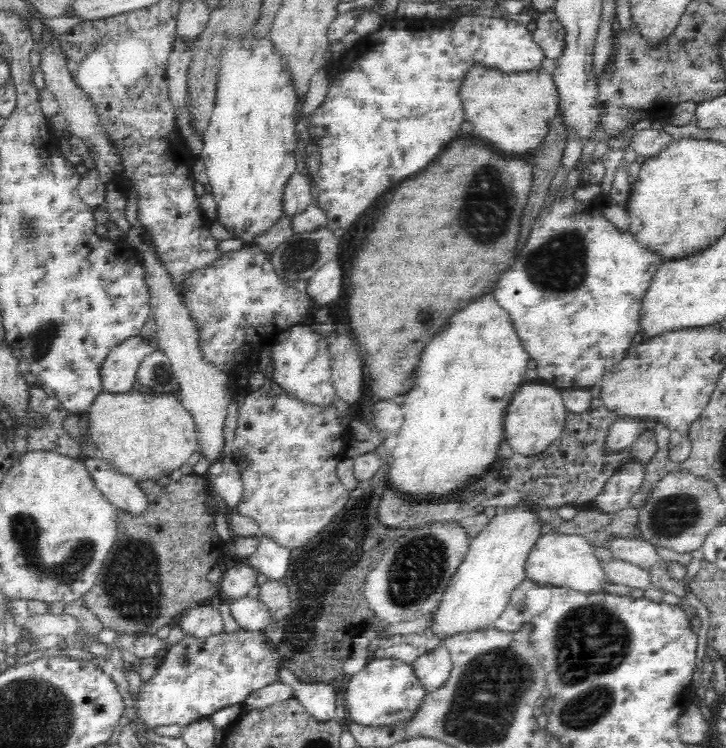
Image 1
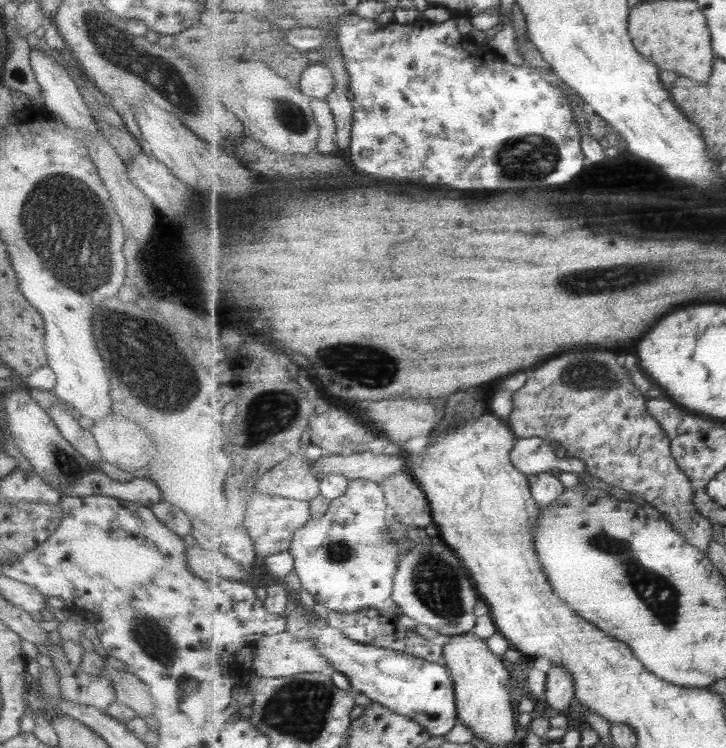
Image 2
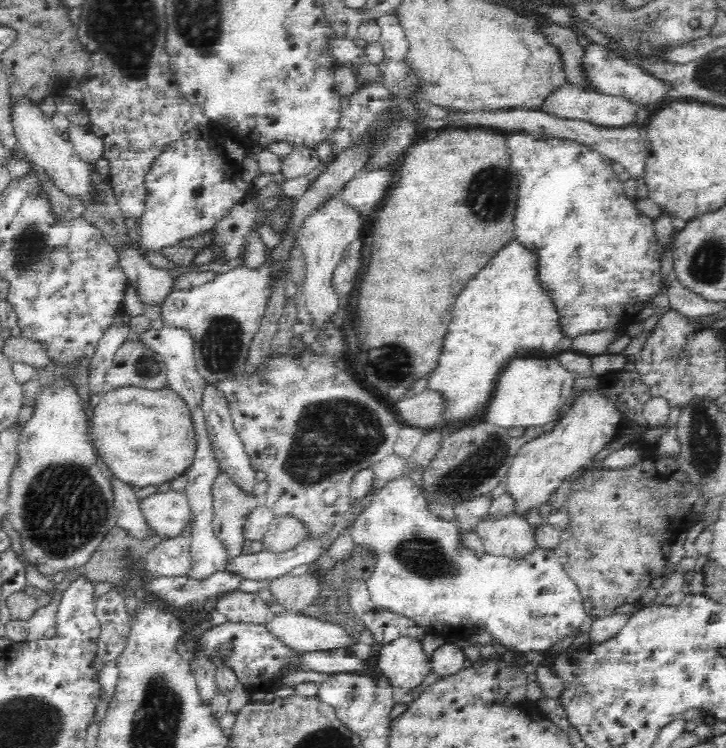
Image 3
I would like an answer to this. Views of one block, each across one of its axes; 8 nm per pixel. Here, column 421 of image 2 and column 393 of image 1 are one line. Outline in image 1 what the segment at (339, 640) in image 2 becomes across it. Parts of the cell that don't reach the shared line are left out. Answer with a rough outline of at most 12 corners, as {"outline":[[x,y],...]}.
{"outline":[[372,658],[343,692],[362,726],[406,723],[426,690],[414,668]]}

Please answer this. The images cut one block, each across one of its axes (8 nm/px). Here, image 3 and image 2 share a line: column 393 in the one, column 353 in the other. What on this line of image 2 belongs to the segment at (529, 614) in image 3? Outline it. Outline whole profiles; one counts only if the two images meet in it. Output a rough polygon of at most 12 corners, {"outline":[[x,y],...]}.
{"outline":[[350,481],[290,553],[331,611],[392,597],[401,548],[381,484]]}

